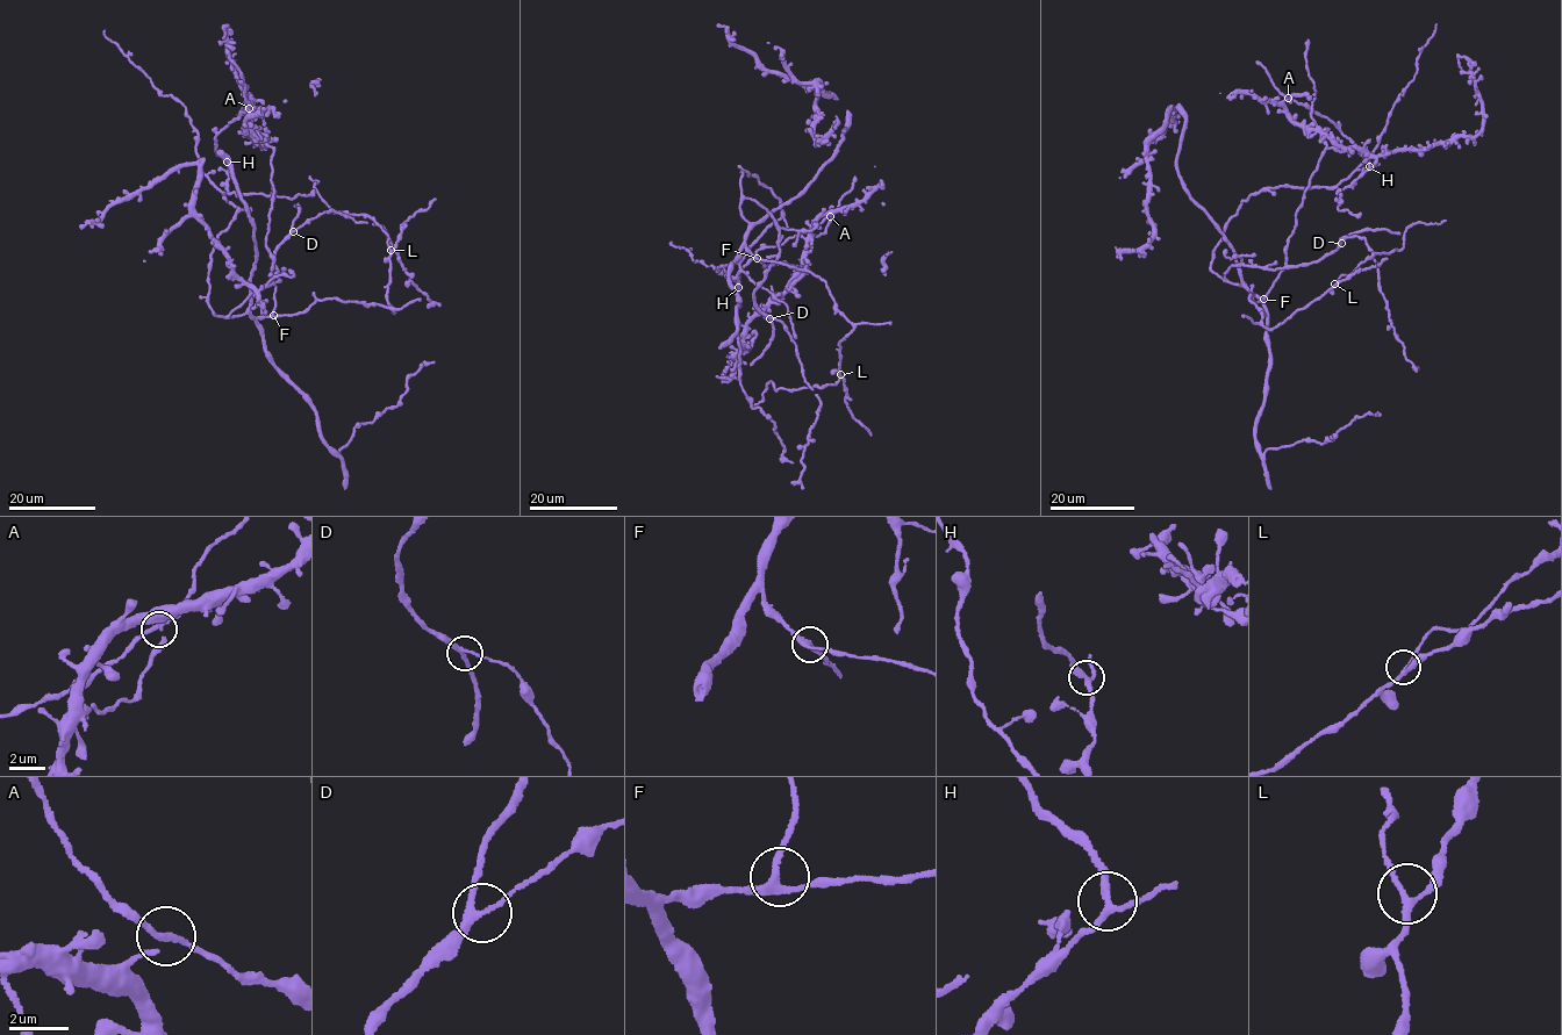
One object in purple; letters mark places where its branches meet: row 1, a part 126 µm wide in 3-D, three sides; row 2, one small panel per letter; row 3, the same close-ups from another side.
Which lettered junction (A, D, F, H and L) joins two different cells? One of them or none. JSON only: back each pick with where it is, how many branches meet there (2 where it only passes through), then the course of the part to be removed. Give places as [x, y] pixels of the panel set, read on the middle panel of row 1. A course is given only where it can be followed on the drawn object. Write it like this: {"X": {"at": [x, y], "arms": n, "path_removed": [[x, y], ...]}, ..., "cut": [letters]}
{"cut": []}

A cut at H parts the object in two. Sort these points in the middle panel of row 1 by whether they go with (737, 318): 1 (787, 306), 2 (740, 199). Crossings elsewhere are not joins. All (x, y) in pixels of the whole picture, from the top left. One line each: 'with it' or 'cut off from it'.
1: cut off from it
2: with it

